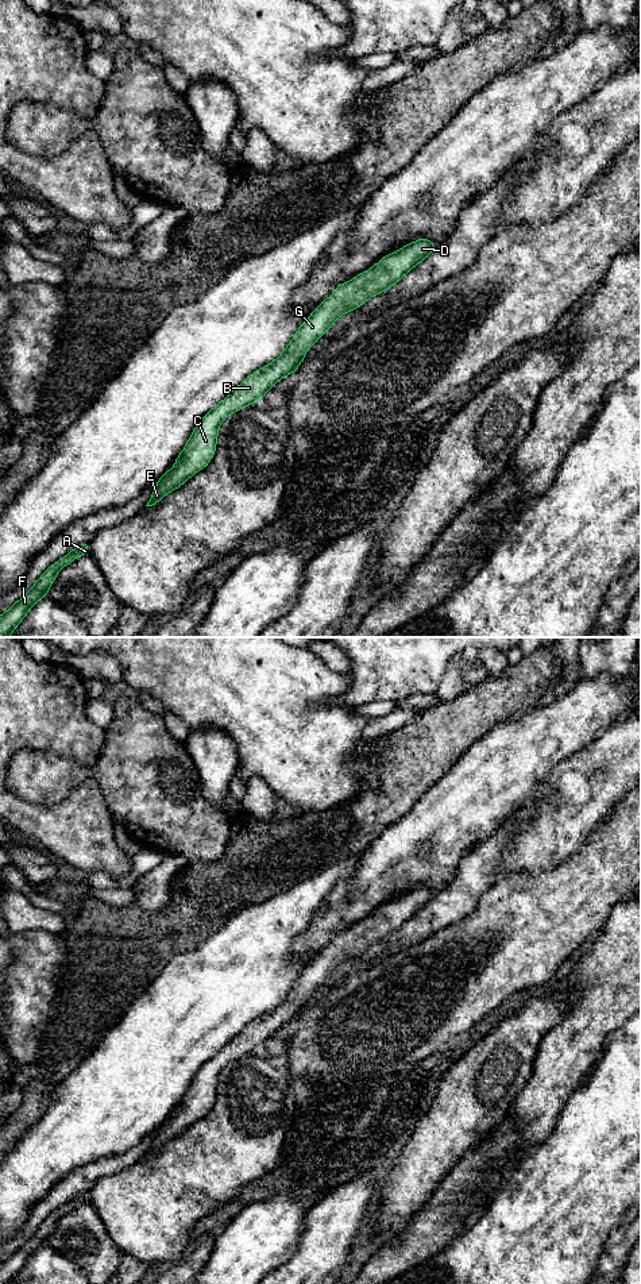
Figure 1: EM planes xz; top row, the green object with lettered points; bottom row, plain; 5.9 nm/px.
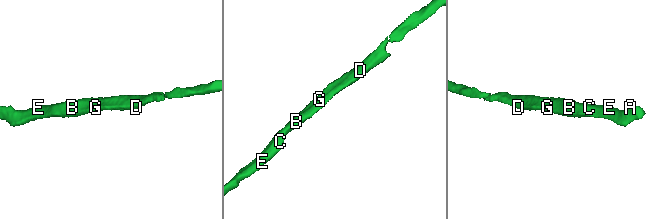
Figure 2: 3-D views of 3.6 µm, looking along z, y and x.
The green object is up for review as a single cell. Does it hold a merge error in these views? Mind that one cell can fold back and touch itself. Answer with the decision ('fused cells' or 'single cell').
single cell

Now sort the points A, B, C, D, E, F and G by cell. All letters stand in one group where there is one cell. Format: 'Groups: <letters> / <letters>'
Groups: A B C D E F G

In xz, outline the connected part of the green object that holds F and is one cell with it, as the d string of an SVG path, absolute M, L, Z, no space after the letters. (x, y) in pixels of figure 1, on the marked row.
M84 543L72 550L66 556L51 564L36 583L24 594L16 604L13 604L5 613L0 616L0 637L9 637L20 621L26 617L30 608L39 599L47 595L51 583L57 578L57 572L70 564L80 555L89 554L89 543Z

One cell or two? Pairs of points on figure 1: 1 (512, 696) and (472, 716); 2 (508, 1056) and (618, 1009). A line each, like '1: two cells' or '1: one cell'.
1: one cell
2: two cells

